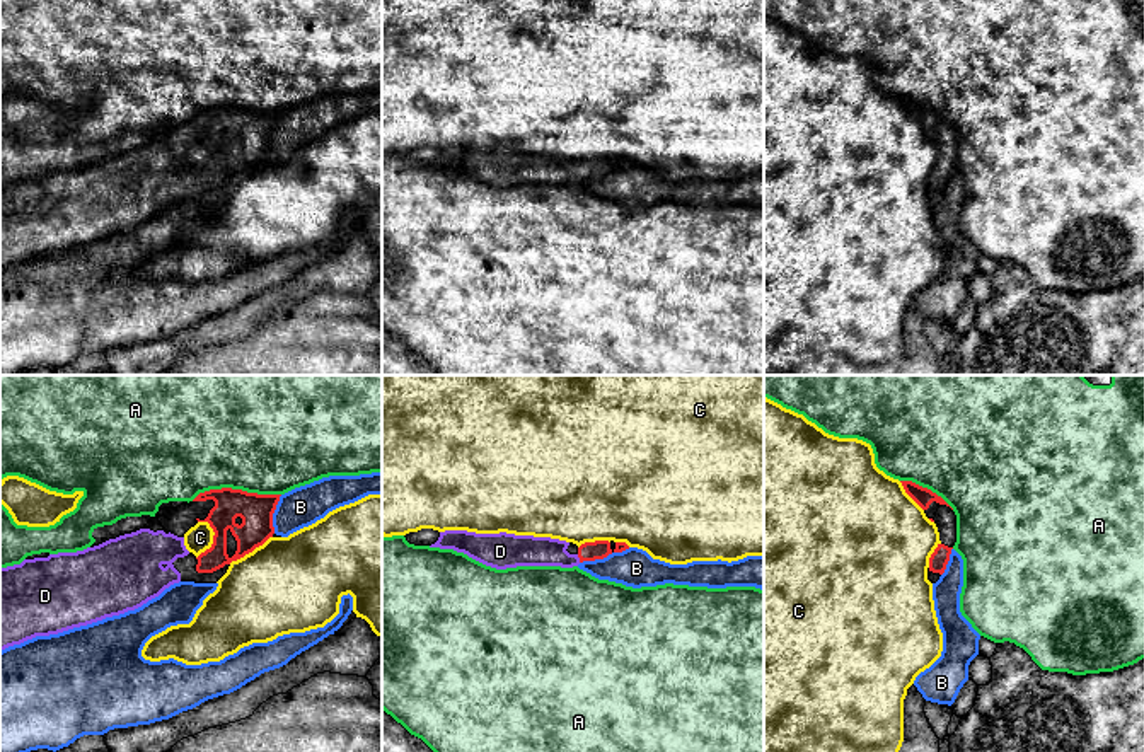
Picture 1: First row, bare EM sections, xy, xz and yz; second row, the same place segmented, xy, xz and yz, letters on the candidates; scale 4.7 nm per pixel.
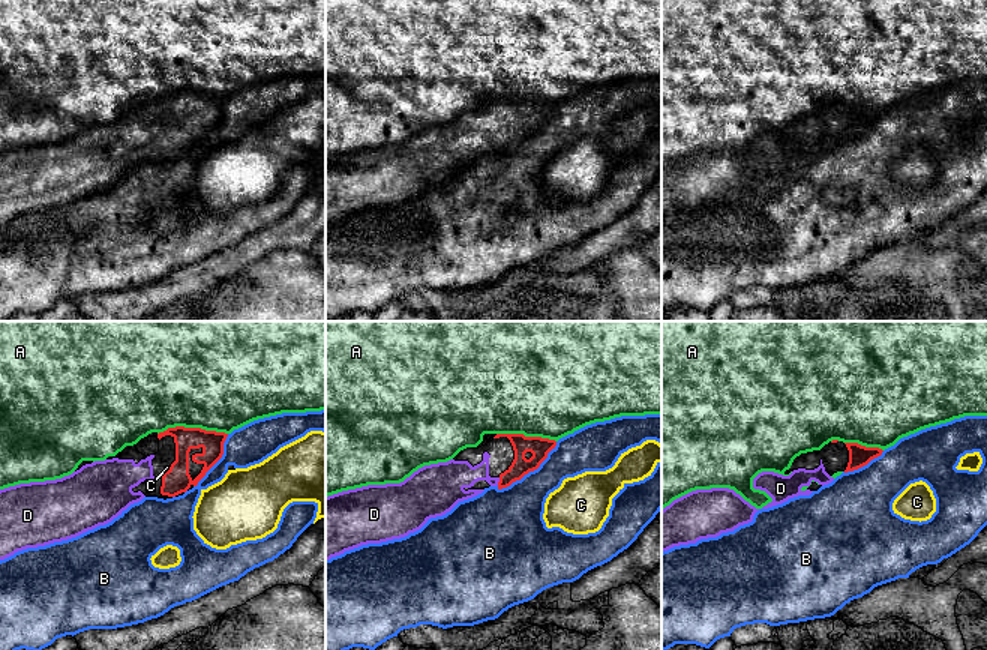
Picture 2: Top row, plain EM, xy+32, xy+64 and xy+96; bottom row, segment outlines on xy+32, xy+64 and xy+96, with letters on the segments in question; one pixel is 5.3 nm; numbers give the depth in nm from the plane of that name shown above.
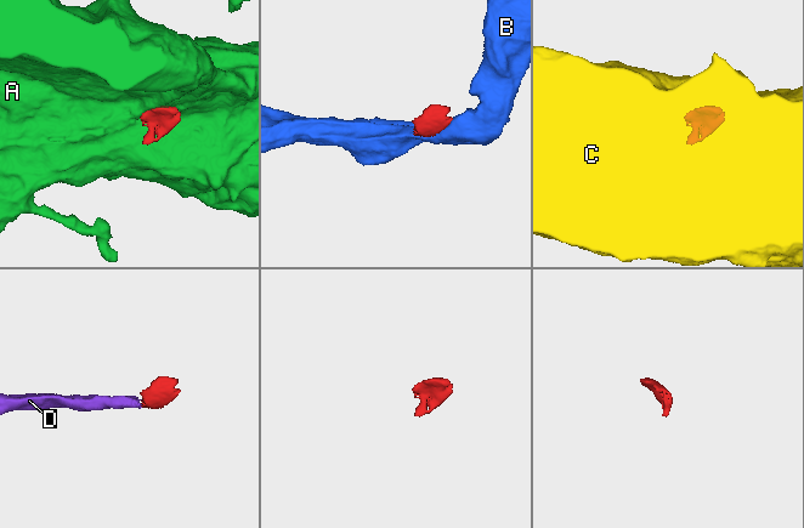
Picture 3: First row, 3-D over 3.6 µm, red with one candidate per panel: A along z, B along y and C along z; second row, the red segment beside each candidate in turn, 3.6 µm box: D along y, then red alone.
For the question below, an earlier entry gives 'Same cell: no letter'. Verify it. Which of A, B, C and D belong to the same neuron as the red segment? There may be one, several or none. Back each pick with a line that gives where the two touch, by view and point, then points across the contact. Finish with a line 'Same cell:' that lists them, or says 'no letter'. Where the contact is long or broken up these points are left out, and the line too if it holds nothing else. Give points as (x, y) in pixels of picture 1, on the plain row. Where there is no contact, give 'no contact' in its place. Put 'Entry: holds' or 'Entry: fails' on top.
Entry: fails
D: contact xz (578, 174); way xz (599, 167), (578, 174), (525, 169)
Same cell: D

